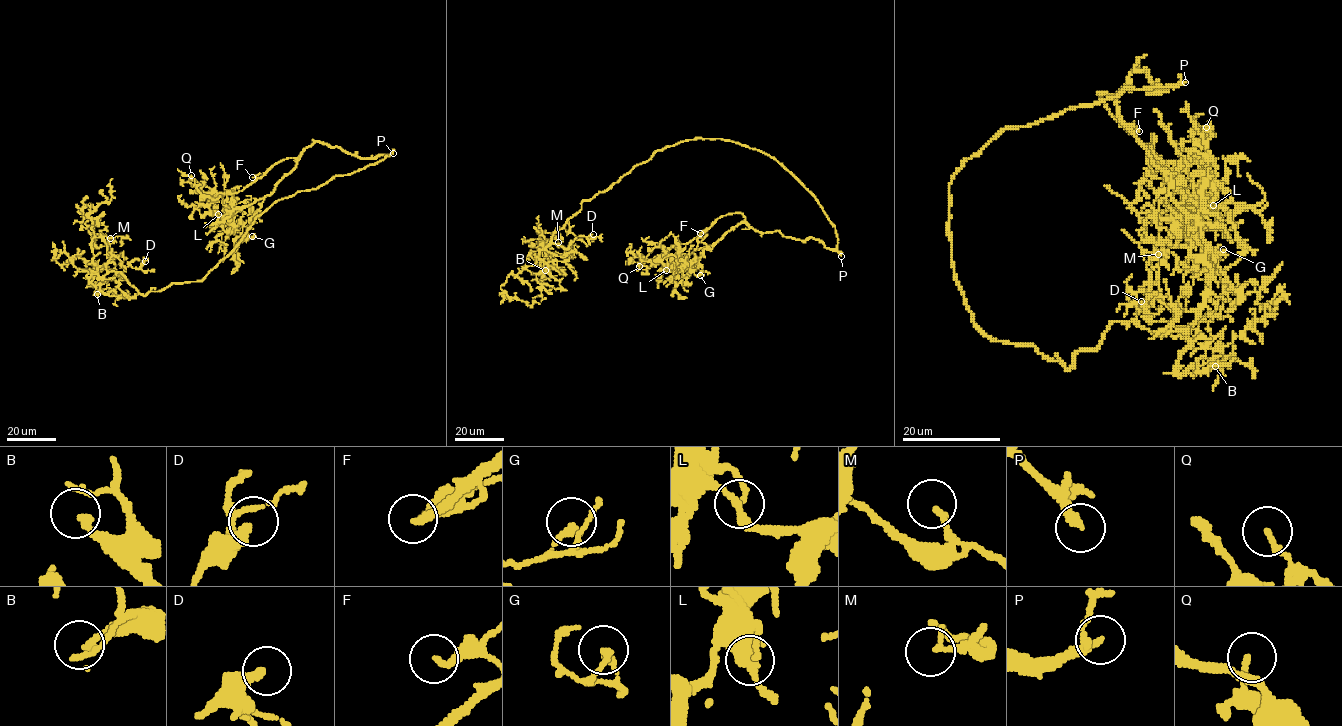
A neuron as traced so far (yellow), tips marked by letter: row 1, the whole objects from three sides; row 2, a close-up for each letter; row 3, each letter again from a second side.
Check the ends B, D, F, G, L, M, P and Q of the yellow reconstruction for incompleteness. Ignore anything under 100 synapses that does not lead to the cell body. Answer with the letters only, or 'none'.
P

